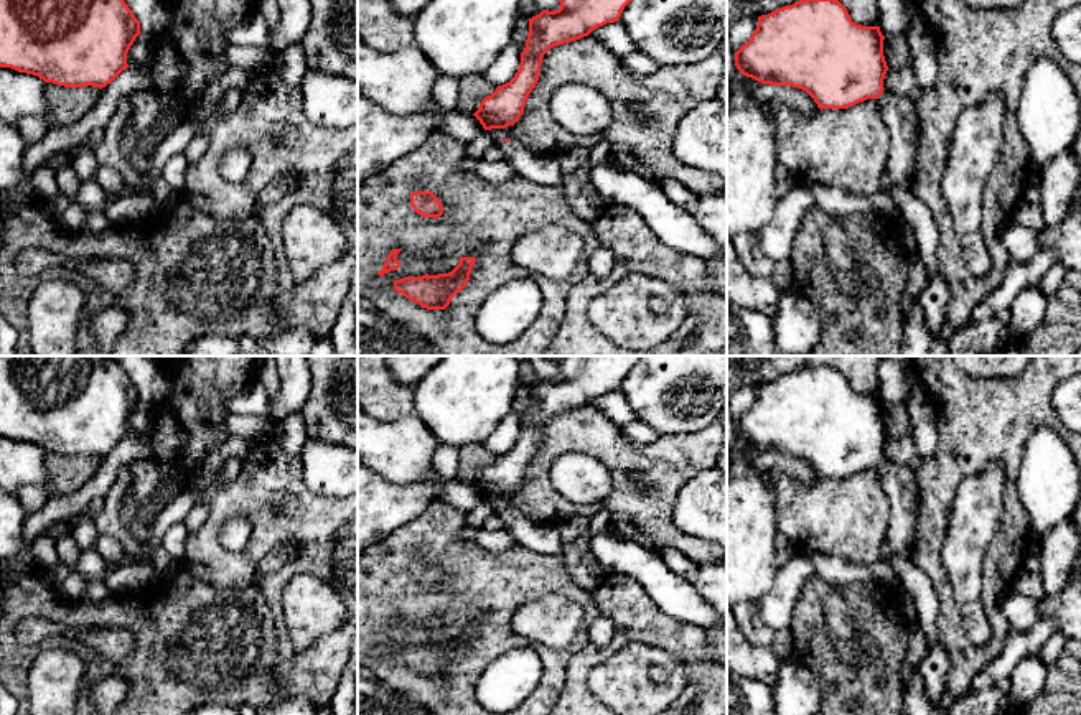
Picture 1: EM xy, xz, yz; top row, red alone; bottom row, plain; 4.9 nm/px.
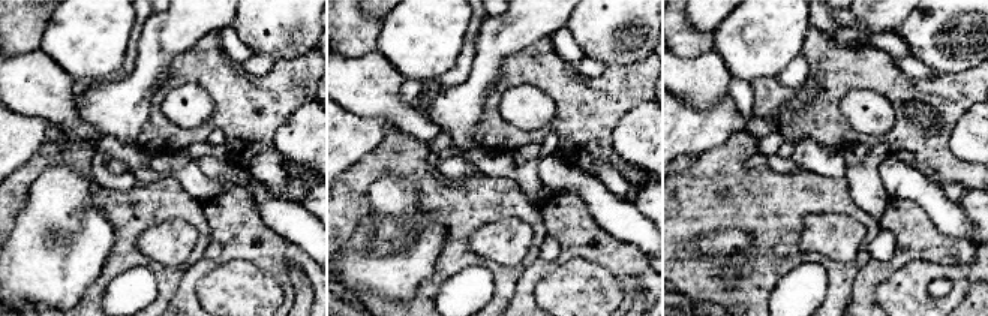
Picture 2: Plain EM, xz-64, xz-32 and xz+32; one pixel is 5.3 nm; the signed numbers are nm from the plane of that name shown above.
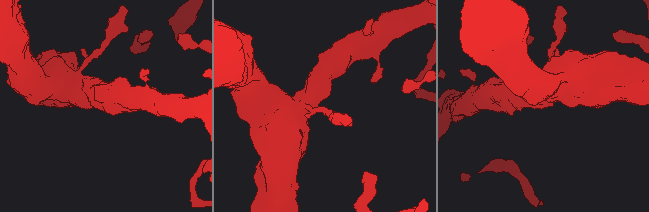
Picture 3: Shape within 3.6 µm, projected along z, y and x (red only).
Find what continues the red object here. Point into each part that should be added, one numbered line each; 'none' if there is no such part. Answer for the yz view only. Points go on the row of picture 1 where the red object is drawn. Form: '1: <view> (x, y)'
1: yz (900, 114)

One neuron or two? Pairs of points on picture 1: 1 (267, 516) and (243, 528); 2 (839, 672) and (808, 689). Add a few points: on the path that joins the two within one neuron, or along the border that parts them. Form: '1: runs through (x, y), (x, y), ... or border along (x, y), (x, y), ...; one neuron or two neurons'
1: border along (246, 518), (231, 518), (223, 526), (224, 549); two neurons
2: border along (793, 656), (816, 677), (823, 697); two neurons

